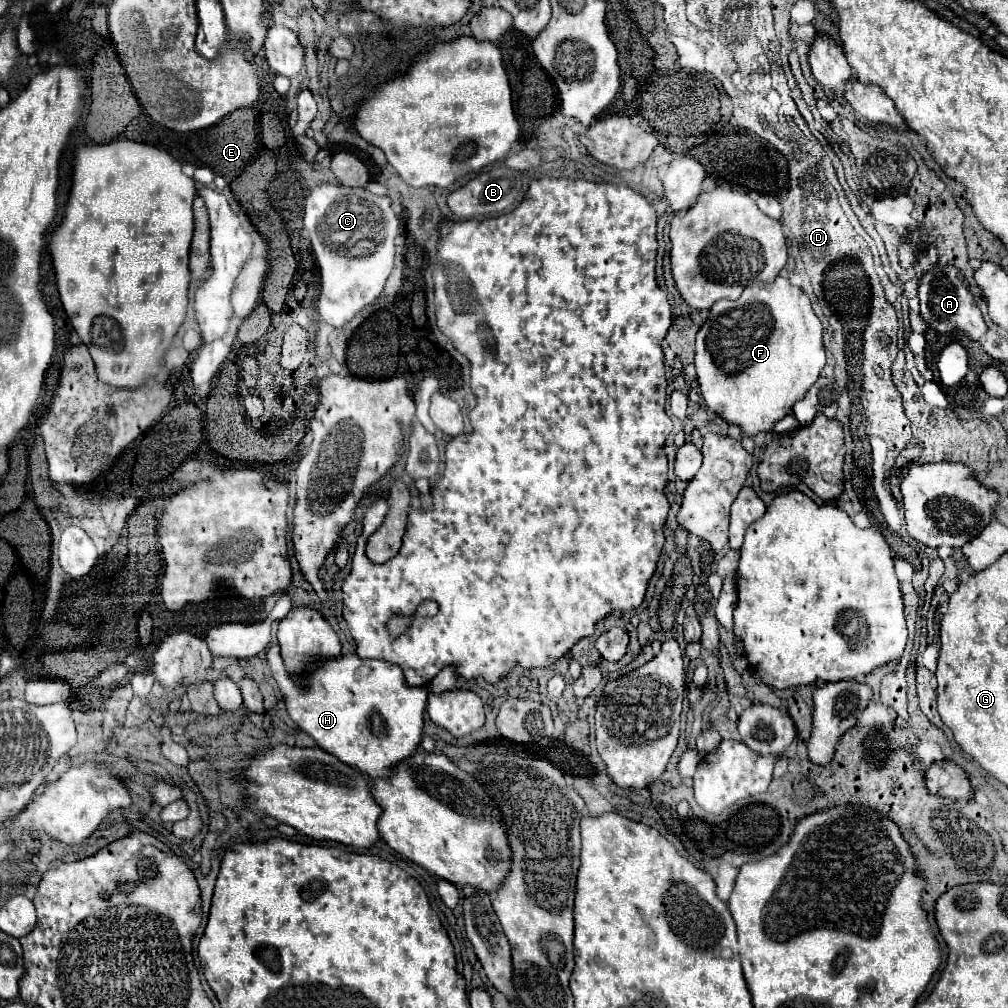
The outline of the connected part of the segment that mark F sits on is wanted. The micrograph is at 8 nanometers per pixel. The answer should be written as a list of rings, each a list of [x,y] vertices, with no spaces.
[[[777,277],[767,285],[749,285],[737,301],[717,301],[709,311],[709,319],[701,325],[695,341],[695,367],[705,405],[715,409],[725,423],[737,425],[747,437],[771,431],[773,425],[789,413],[795,401],[799,401],[817,381],[823,365],[825,351],[821,321],[815,315],[807,295],[799,287],[793,287],[785,277]]]

